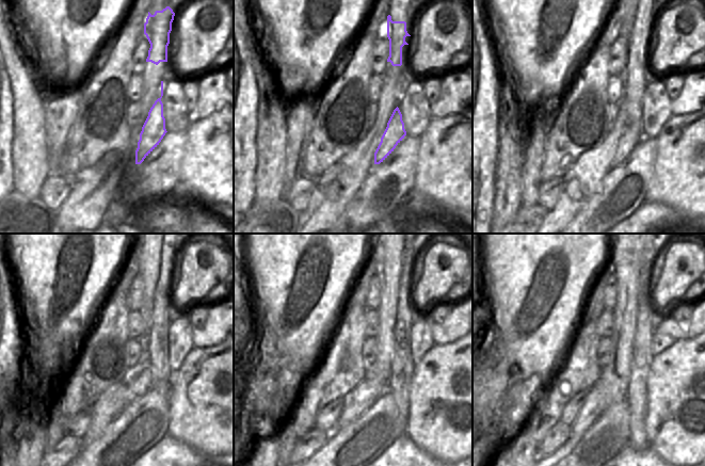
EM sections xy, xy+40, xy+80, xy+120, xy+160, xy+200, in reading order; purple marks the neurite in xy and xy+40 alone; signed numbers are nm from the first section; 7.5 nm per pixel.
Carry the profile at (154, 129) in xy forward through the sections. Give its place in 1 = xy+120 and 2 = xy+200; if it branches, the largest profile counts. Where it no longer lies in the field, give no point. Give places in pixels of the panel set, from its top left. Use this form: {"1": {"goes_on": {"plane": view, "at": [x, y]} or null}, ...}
{"1": {"goes_on": {"plane": "xy+120", "at": [143, 383]}}, "2": {"goes_on": {"plane": "xy+200", "at": [597, 400]}}}

